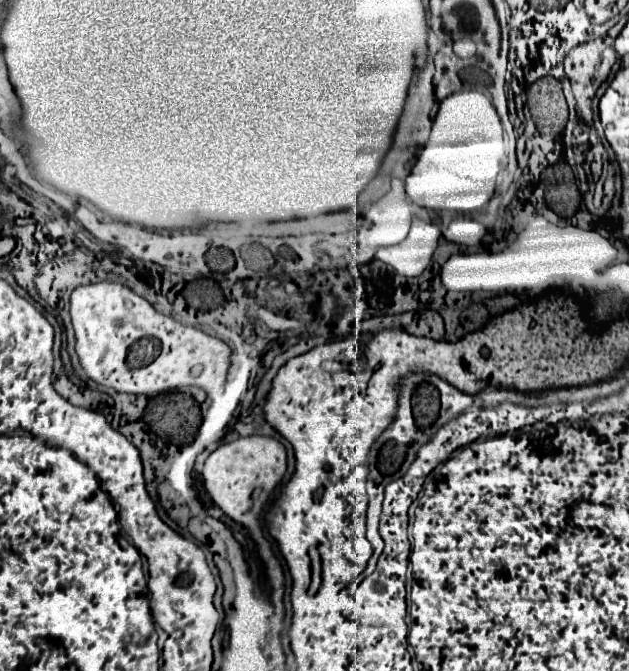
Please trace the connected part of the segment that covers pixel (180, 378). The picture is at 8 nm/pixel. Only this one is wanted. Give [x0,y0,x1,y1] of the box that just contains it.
[70,281,230,393]

